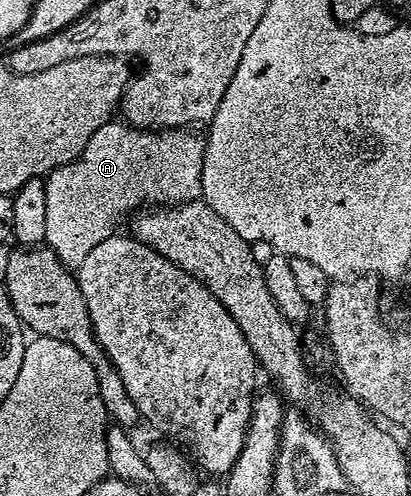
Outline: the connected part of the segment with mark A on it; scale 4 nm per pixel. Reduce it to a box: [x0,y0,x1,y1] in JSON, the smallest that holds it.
[44,119,204,270]

